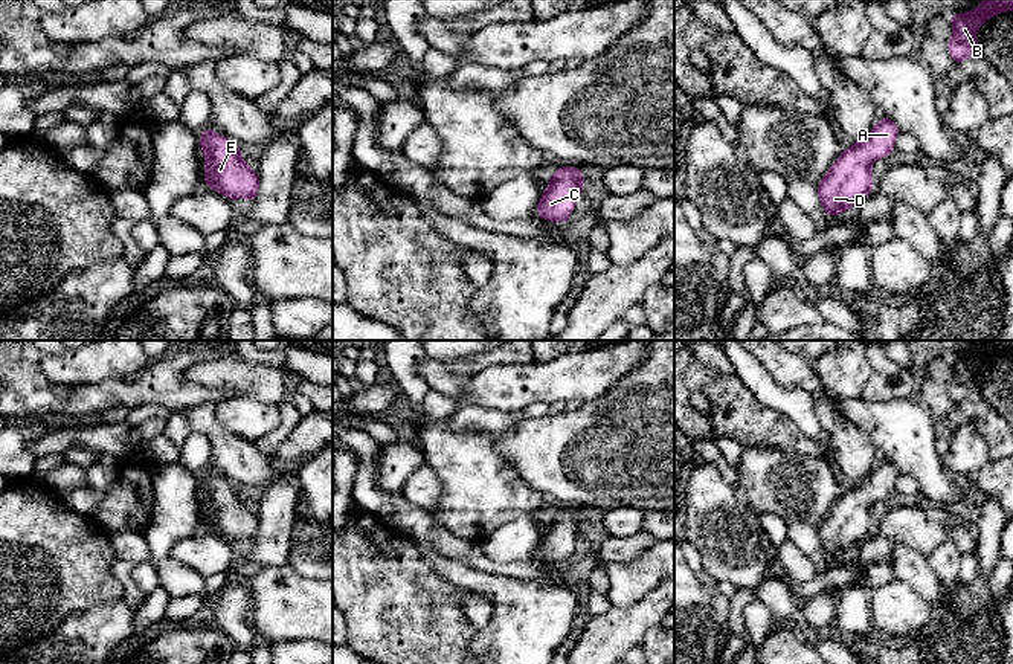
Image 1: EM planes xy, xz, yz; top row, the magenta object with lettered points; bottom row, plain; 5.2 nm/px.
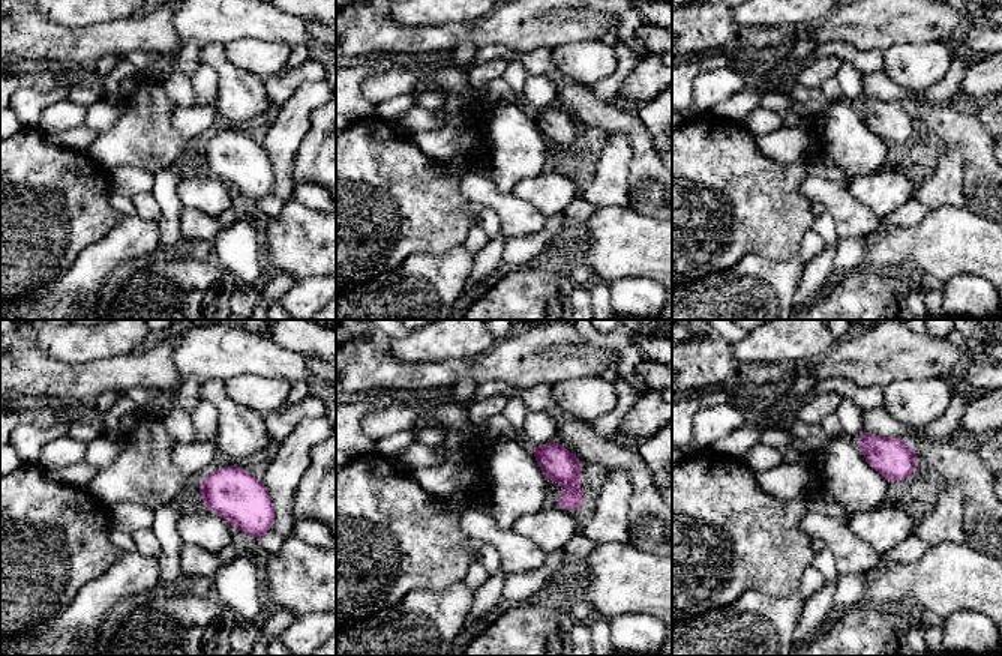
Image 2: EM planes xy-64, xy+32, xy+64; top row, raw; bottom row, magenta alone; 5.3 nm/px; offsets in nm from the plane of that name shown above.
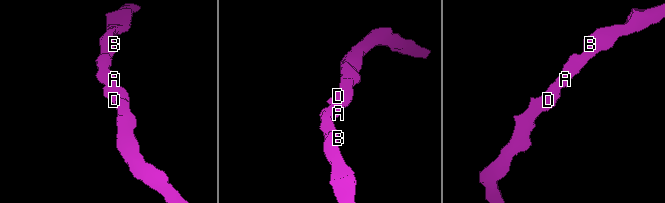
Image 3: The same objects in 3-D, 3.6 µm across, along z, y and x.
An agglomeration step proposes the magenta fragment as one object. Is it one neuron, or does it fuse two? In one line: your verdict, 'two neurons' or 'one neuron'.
one neuron

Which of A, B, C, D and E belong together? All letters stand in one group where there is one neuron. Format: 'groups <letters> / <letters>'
groups A B C D E

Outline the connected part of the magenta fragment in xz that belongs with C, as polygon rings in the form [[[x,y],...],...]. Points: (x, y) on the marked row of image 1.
[[[581,166],[557,168],[537,203],[537,215],[549,223],[569,221],[584,185]]]

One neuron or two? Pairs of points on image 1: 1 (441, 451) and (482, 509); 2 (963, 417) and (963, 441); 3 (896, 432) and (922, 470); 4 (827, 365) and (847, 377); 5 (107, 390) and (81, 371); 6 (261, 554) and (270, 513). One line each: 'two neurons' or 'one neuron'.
1: one neuron
2: two neurons
3: one neuron
4: one neuron
5: two neurons
6: one neuron

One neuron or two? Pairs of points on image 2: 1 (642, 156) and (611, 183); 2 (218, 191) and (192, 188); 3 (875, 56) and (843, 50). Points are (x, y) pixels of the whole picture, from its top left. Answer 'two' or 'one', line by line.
1: two
2: one
3: one

